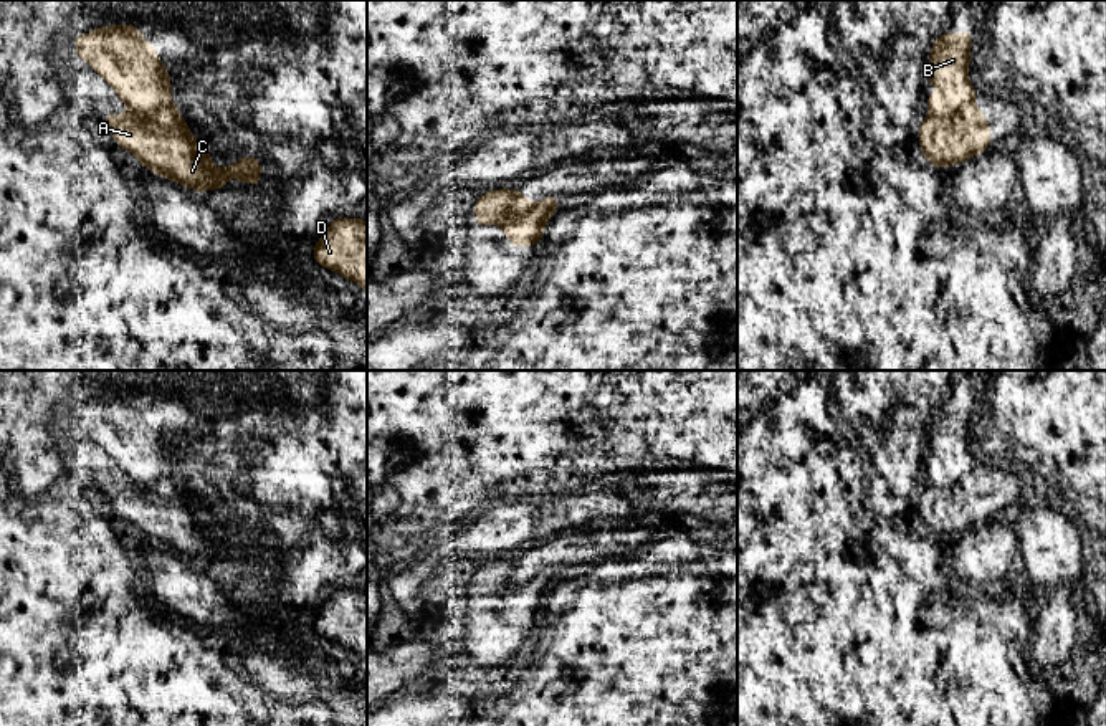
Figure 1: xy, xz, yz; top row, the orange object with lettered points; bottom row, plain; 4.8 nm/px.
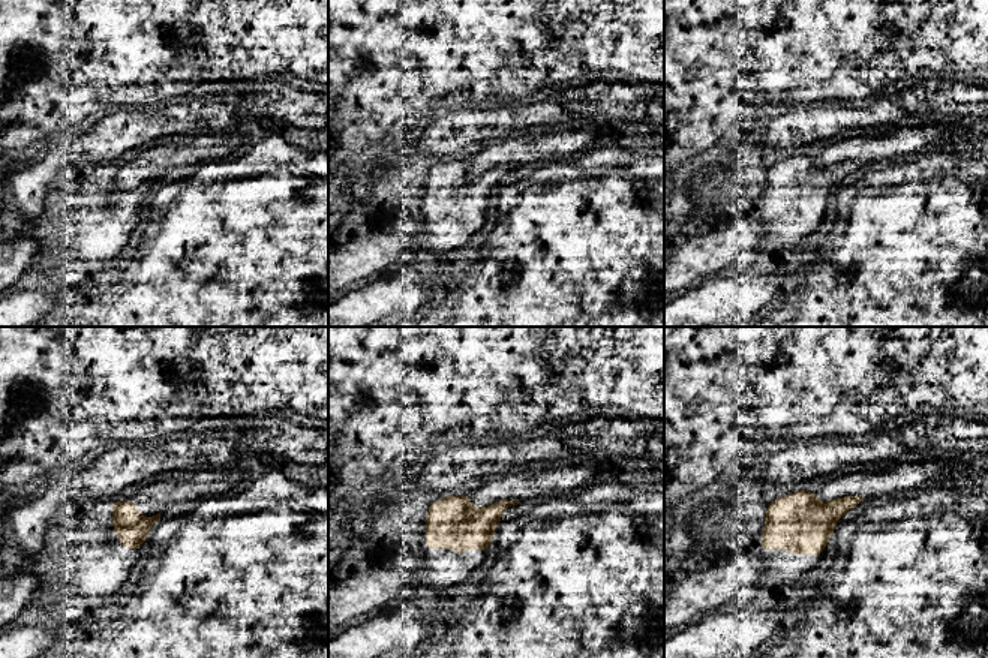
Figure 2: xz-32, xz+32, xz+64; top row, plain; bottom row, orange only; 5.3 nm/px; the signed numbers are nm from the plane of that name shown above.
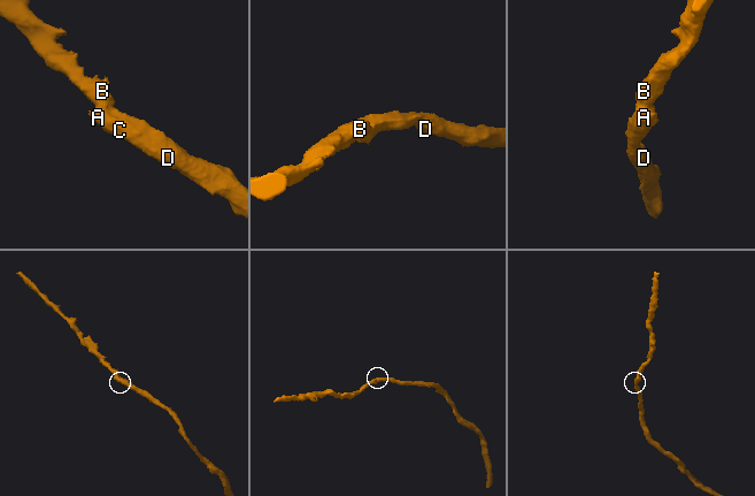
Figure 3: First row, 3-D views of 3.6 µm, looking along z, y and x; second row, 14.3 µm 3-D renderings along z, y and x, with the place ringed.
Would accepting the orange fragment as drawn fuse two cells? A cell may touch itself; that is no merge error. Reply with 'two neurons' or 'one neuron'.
two neurons

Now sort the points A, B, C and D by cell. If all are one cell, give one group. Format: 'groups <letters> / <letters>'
groups A C D / B

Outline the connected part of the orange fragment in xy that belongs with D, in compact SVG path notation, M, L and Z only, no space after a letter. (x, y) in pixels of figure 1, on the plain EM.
M336 587L316 612L312 628L317 635L355 652L367 663L367 592Z

